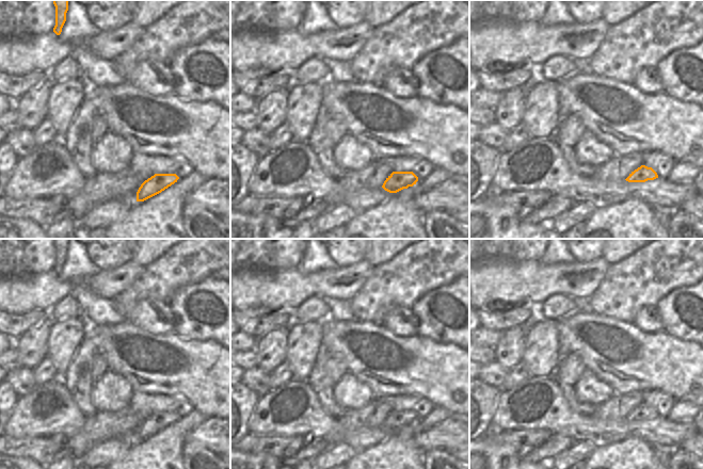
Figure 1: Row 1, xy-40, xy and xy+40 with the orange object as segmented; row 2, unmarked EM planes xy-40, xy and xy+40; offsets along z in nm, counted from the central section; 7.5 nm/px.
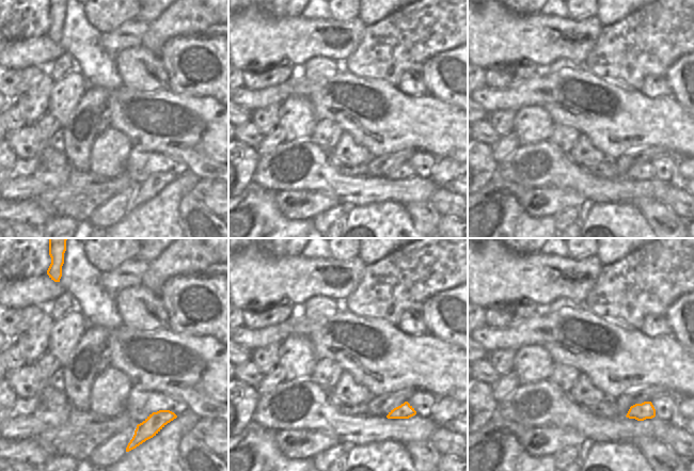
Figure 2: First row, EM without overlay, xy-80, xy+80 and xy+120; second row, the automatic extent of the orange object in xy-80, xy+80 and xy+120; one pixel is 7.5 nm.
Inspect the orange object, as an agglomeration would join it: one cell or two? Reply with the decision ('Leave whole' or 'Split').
Leave whole.

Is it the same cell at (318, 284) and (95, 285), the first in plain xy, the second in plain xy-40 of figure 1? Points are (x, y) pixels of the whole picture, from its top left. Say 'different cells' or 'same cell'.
same cell

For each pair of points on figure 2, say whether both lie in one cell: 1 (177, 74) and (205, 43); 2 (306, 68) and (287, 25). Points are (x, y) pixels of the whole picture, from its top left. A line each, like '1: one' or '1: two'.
1: one
2: two

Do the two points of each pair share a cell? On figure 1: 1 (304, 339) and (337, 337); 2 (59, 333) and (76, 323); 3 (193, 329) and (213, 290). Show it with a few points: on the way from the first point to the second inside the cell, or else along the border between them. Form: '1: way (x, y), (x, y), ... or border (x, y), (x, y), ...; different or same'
1: border (320, 322), (321, 344); different
2: way (63, 333), (66, 333), (72, 327); same
3: way (188, 314), (185, 310), (185, 301), (198, 289); same

